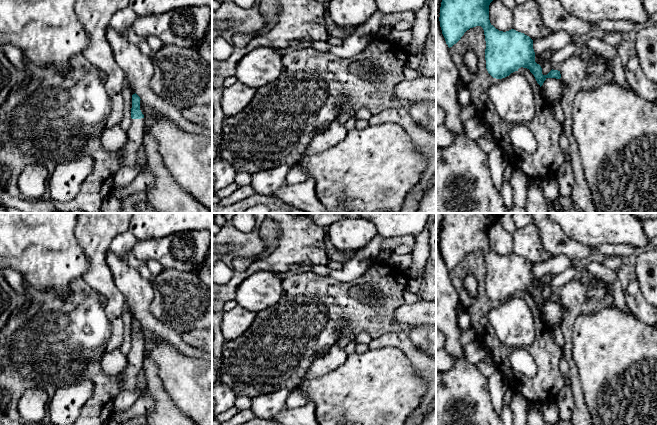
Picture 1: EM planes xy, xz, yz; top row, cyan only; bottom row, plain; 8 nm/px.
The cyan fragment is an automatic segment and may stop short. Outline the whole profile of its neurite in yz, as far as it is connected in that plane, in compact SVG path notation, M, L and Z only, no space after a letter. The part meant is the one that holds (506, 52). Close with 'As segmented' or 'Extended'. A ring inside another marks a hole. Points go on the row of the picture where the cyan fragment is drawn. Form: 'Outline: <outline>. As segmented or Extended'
Outline: M442 0L440 7L440 27L448 47L456 44L470 28L481 26L484 30L486 49L485 60L488 73L496 79L502 79L519 68L527 68L534 75L540 87L547 78L560 79L558 70L551 70L547 75L542 74L542 68L535 62L533 40L524 33L514 29L503 32L496 29L489 20L489 5L493 0Z. As segmented

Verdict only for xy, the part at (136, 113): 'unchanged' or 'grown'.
grown

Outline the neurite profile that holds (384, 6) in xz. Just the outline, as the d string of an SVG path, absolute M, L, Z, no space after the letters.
M374 0L377 10L383 14L418 12L426 0Z

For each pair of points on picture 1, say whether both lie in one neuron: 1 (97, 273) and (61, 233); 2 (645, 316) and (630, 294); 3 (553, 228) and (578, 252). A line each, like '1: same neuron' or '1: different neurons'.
1: different neurons
2: same neuron
3: same neuron

